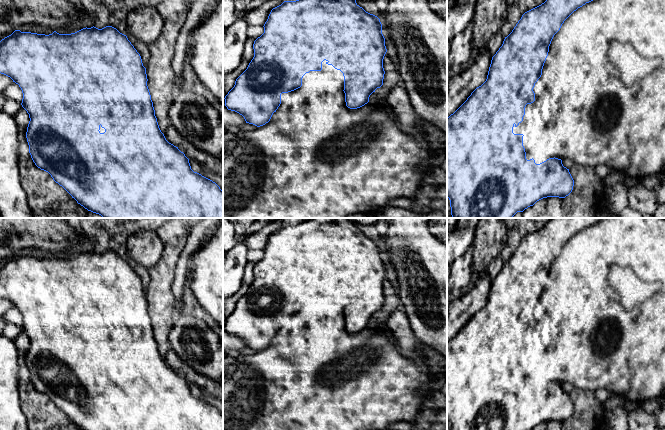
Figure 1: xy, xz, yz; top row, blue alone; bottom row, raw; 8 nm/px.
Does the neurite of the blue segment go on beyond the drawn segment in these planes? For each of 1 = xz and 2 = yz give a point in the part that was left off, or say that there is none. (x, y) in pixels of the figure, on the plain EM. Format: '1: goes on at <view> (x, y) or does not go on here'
1: does not go on here
2: does not go on here

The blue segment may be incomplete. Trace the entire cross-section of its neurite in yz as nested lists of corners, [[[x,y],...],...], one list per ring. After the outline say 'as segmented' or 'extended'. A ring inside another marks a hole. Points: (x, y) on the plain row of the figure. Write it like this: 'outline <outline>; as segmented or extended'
outline [[[551,218],[544,227],[525,236],[492,281],[486,305],[447,342],[447,421],[450,430],[533,430],[543,422],[565,422],[572,416],[574,404],[562,384],[554,381],[540,388],[533,382],[527,384],[524,359],[514,358],[513,351],[523,345],[526,329],[535,325],[533,312],[542,299],[554,259],[574,235],[600,219]]]; as segmented

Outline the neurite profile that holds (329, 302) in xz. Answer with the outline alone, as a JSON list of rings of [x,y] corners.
[[[322,286],[321,295],[306,297],[300,312],[281,318],[281,328],[268,347],[252,355],[223,358],[223,430],[390,430],[390,426],[398,422],[416,423],[416,416],[427,397],[419,390],[435,375],[420,351],[420,345],[416,343],[414,346],[415,358],[411,360],[404,357],[398,345],[380,330],[368,326],[357,333],[348,332],[343,315],[343,297],[327,286]]]

